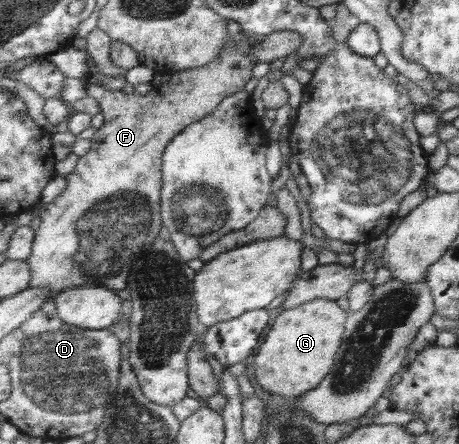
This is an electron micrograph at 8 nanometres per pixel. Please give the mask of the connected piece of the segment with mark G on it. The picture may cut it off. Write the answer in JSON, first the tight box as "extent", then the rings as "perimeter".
{"extent":[255,299,345,397],"perimeter":[[[315,299],[292,309],[283,309],[271,324],[255,353],[255,374],[258,384],[272,394],[300,397],[314,389],[319,380],[330,372],[342,336],[345,312],[335,301]]]}

